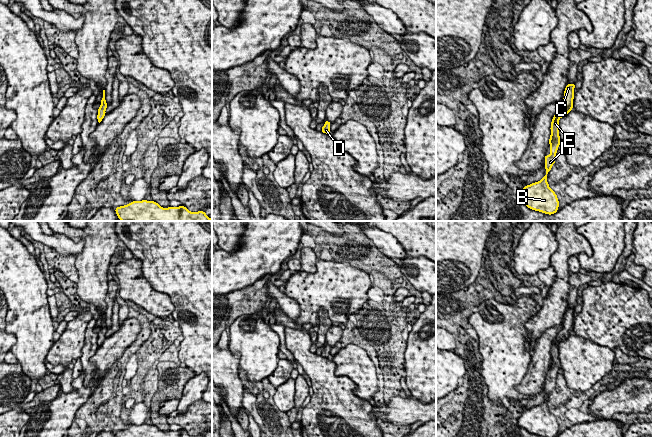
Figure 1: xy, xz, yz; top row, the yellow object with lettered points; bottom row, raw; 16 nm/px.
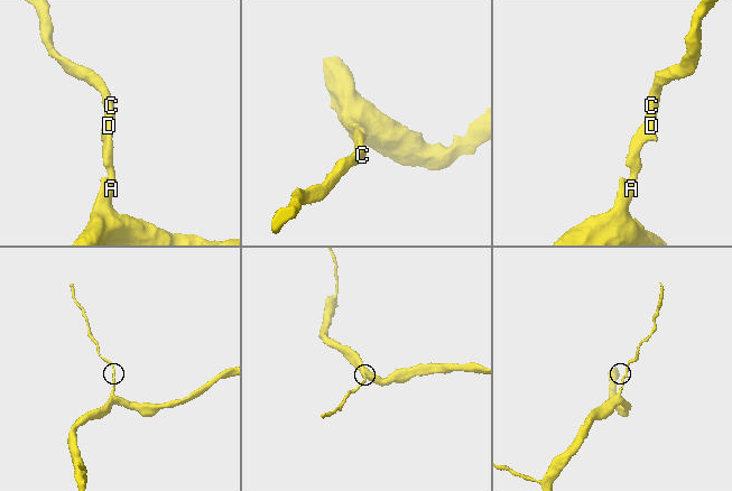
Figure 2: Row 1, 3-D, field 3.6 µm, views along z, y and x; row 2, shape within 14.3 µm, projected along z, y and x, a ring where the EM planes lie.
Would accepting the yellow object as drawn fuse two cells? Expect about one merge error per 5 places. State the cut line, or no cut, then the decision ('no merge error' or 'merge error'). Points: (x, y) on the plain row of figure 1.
no cut | no merge error

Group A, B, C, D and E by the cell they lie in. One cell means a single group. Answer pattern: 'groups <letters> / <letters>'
groups A B C D E

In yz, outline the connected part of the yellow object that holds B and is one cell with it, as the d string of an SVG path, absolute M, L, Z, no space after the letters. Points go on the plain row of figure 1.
M575 307L567 308L564 314L563 329L558 333L552 342L551 359L549 363L550 378L545 379L545 400L538 406L523 411L518 419L518 425L526 429L529 433L542 437L556 437L559 431L559 424L556 417L549 411L547 400L552 390L555 388L556 377L560 366L559 343L566 340L573 334Z

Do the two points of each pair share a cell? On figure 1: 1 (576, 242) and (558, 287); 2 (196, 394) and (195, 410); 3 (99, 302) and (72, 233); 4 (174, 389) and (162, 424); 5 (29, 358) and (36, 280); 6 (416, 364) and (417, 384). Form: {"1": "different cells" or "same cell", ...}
{"1": "same cell", "2": "different cells", "3": "same cell", "4": "same cell", "5": "same cell", "6": "same cell"}

